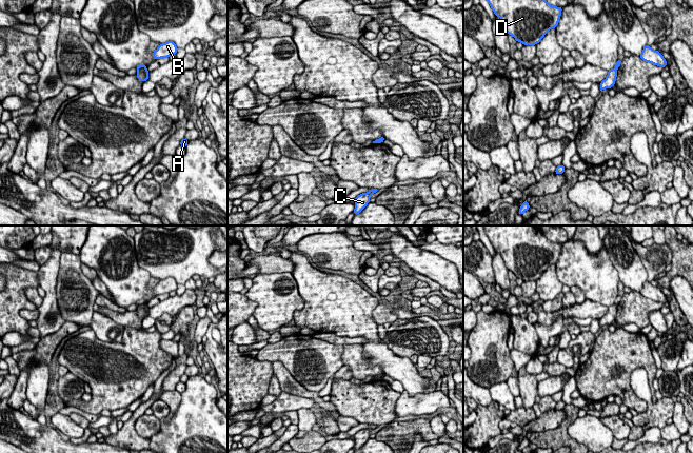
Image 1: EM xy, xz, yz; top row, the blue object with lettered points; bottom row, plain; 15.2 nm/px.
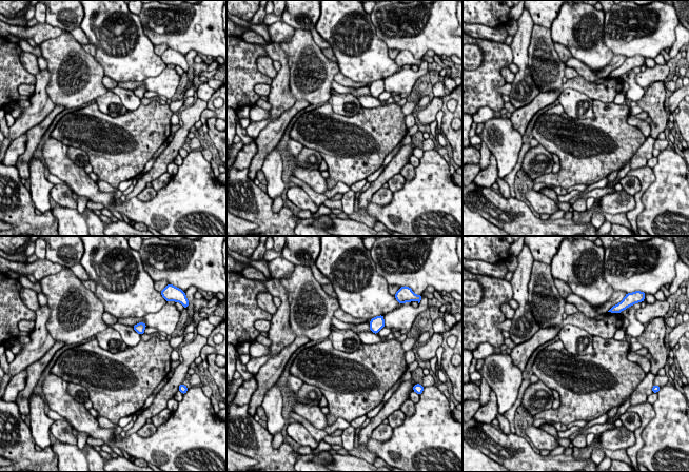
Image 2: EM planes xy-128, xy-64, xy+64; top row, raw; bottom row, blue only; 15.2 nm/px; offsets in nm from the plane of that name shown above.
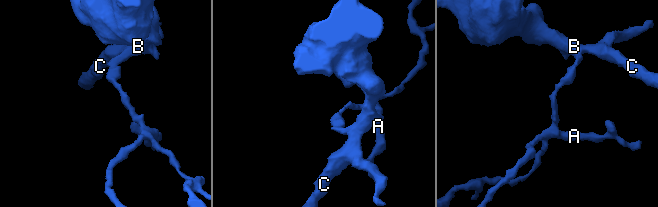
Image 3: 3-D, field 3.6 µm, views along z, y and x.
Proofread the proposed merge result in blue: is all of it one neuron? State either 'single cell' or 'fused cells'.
fused cells

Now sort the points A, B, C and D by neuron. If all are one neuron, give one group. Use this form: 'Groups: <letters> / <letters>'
Groups: A / B C D

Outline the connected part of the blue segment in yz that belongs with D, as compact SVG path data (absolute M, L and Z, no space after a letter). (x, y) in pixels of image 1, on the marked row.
M487 0L503 23L508 35L513 36L517 42L523 45L536 45L551 29L556 28L561 16L562 7L549 4L546 0Z

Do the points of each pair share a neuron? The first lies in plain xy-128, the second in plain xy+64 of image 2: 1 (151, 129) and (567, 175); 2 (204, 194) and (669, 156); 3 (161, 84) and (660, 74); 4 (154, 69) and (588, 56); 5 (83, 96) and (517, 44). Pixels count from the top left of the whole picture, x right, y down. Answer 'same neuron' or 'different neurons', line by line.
1: same neuron
2: same neuron
3: same neuron
4: same neuron
5: different neurons

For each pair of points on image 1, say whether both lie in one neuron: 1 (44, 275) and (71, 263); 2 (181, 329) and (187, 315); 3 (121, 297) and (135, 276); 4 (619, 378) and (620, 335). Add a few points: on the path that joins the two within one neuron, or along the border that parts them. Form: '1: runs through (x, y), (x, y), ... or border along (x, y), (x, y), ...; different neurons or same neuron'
1: border along (61, 252), (55, 293); different neurons
2: runs through (181, 326), (184, 318); same neuron
3: runs through (126, 292), (131, 288), (131, 281); same neuron
4: runs through (620, 368), (620, 346); same neuron

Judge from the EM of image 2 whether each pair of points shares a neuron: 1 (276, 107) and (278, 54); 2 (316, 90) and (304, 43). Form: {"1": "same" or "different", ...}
{"1": "same", "2": "same"}

